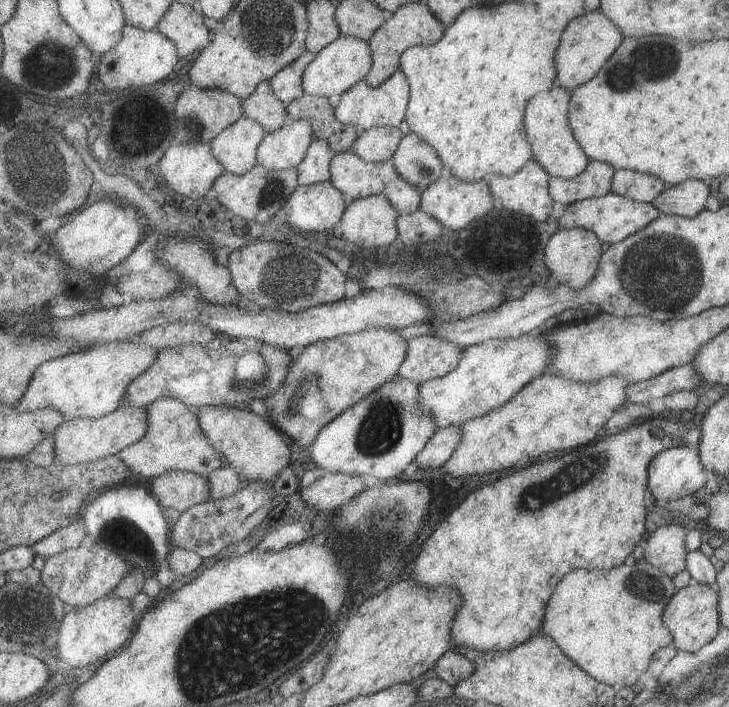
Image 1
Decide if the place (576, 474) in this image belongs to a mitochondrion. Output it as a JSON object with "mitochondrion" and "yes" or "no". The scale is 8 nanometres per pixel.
{"mitochondrion":"yes"}

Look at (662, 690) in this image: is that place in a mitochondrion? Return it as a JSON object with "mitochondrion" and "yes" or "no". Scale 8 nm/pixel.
{"mitochondrion":"no"}

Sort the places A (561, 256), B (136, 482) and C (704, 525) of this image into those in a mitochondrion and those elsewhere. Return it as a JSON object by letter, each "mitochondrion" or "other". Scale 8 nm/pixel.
{"A":"other","B":"other","C":"other"}

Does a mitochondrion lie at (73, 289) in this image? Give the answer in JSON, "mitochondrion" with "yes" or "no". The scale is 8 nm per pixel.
{"mitochondrion":"no"}

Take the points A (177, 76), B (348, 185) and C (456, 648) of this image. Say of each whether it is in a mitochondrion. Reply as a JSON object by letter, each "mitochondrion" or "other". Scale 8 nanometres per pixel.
{"A":"other","B":"other","C":"other"}

